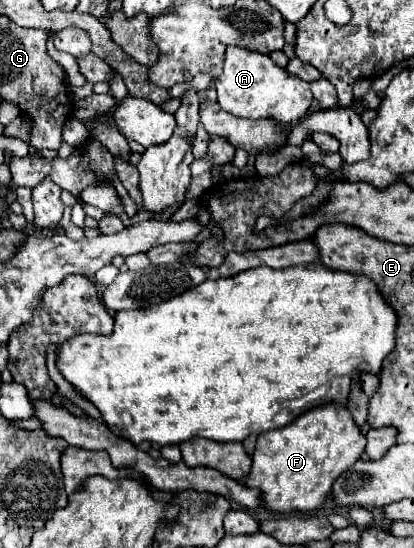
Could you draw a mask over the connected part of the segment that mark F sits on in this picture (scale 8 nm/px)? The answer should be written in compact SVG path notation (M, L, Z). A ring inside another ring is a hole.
M322 404L322 408L312 408L312 412L298 416L292 424L258 436L246 484L262 492L266 510L308 512L326 500L334 478L360 460L364 448L366 436L352 420L348 406Z

